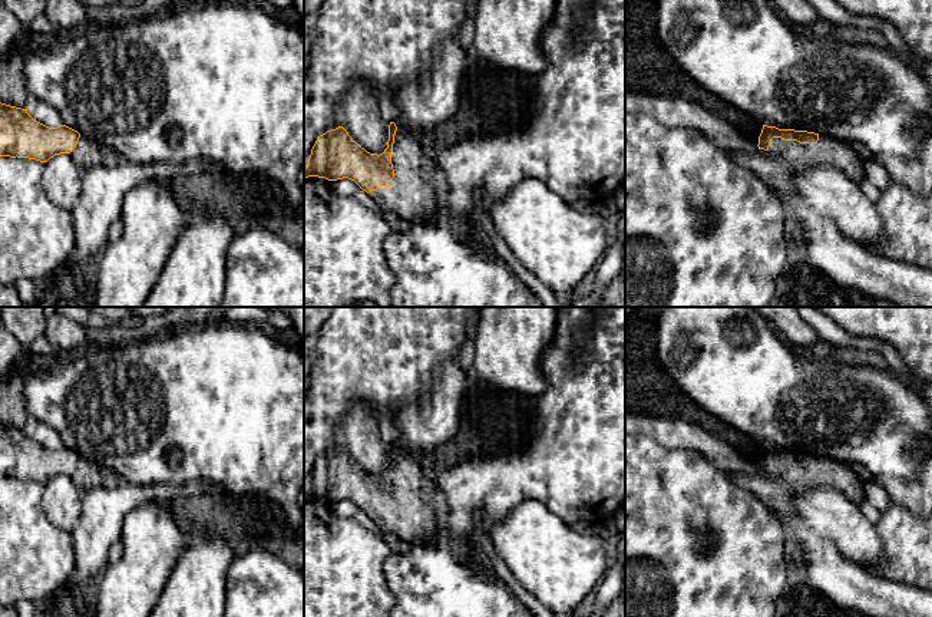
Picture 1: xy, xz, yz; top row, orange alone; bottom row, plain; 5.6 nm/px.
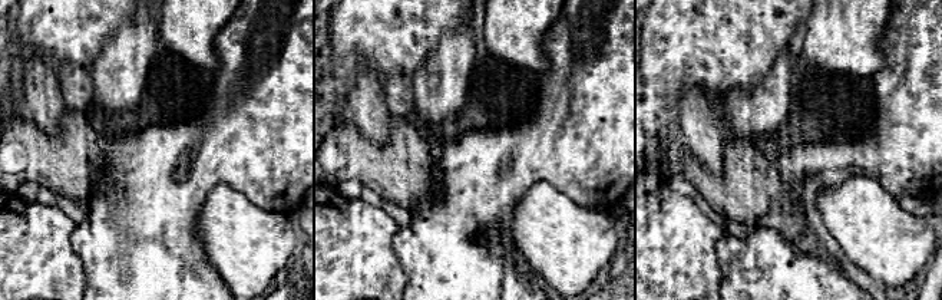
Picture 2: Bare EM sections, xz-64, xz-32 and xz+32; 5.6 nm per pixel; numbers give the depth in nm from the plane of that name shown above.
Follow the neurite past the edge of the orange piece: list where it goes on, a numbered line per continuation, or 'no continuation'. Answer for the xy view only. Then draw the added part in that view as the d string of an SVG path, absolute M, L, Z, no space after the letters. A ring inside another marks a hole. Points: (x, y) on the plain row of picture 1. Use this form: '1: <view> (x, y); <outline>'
1: xy (88, 475); M85 458L79 459L76 469L69 476L80 492L112 485L108 472Z

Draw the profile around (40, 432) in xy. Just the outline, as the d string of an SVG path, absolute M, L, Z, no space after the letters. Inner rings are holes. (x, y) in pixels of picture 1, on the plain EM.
M34 419L29 422L27 435L33 441L49 449L57 449L63 446L63 441L60 435L53 428Z

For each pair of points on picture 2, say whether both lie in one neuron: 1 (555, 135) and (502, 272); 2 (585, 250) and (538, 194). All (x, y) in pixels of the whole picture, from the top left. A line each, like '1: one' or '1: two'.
1: one
2: one

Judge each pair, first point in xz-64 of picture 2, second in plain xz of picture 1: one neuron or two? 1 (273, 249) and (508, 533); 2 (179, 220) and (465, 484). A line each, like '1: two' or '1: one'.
1: one
2: one

